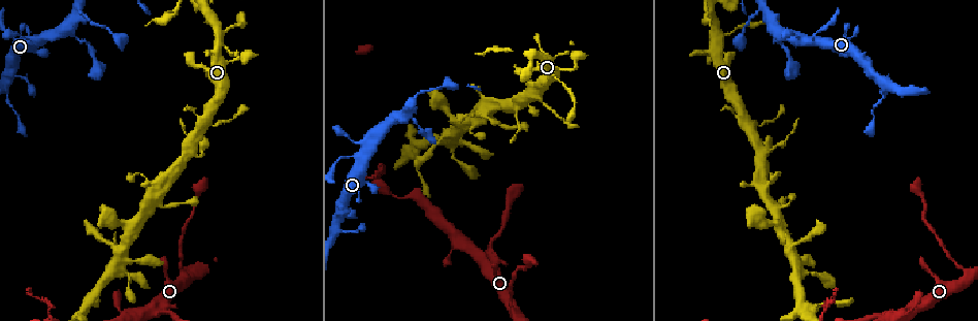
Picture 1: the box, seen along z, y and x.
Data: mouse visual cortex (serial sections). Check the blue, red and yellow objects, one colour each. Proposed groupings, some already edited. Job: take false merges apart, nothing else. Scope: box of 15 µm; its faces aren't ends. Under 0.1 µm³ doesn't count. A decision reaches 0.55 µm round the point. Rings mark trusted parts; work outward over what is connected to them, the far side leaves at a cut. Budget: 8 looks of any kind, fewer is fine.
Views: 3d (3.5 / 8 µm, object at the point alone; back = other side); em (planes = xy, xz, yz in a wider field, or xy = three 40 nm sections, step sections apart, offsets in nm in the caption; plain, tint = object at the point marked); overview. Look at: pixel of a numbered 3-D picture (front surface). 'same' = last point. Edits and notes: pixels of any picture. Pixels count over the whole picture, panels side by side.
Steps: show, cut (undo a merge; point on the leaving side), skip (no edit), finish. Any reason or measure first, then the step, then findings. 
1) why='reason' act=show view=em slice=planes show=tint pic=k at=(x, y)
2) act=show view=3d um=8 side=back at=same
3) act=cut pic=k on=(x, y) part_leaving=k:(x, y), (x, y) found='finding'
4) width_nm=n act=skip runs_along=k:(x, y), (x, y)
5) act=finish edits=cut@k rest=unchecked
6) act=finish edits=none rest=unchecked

why='small branch off a trunk' act=show view=3d um=3.5 pic=1 at=(485, 256)

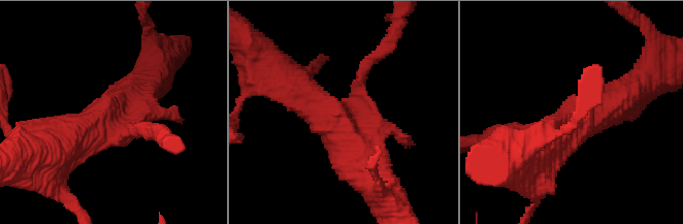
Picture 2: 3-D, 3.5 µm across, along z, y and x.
act=skip runs_along=2:(367, 168), (335, 123), (285, 78) found='continuous, no second cell'

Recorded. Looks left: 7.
act=show view=3d um=3.5 pic=1 at=(746, 126)

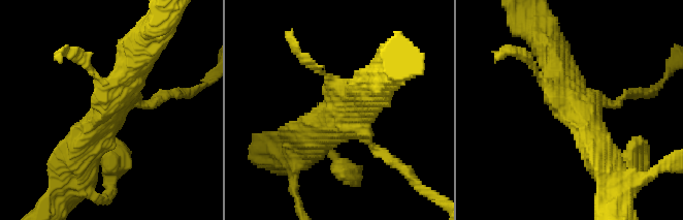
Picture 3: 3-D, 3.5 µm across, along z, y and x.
why='now the EM' act=show view=em slice=xy step=2 show=tint pic=3 at=(570, 100)

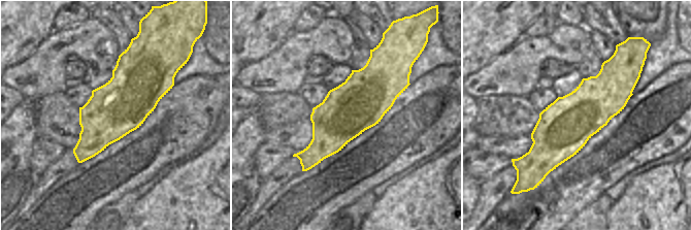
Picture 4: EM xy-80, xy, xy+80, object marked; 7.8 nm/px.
why='cut it another way' act=show view=em slice=xy step=5 show=tint at=same

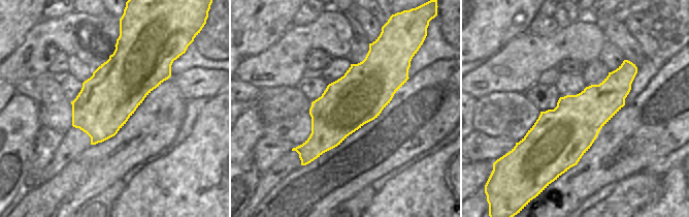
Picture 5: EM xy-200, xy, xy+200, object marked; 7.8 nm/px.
act=skip runs_along=3:(145, 46), (83, 154) found='continuous, no second cell'

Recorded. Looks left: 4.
why='branch point' act=show view=3d um=3.5 side=back pic=1 at=(218, 40)

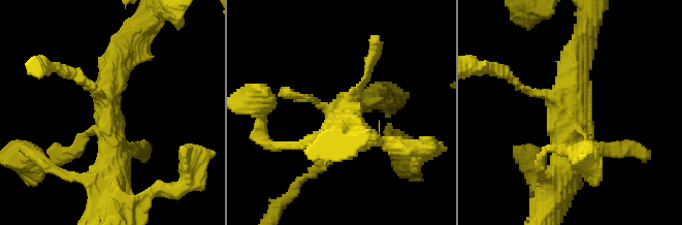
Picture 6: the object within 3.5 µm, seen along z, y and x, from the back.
act=show view=em slice=xy step=1 show=plain pic=6 at=(108, 109)

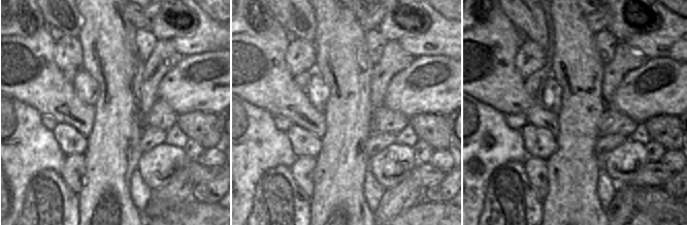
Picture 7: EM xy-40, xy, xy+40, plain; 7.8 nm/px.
why='with the object marked' act=show view=em slice=xy step=1 show=tint at=same

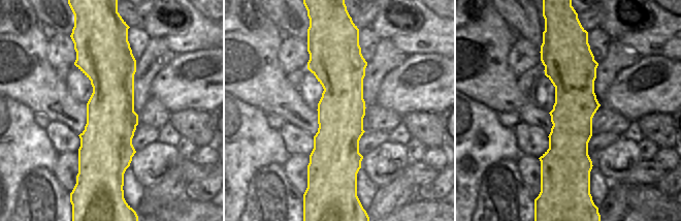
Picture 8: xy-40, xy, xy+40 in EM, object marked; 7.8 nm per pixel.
act=skip runs_along=8:(331, 40), (348, 177) found='all the same cell'

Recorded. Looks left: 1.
act=finish edits=none rest=unchecked

